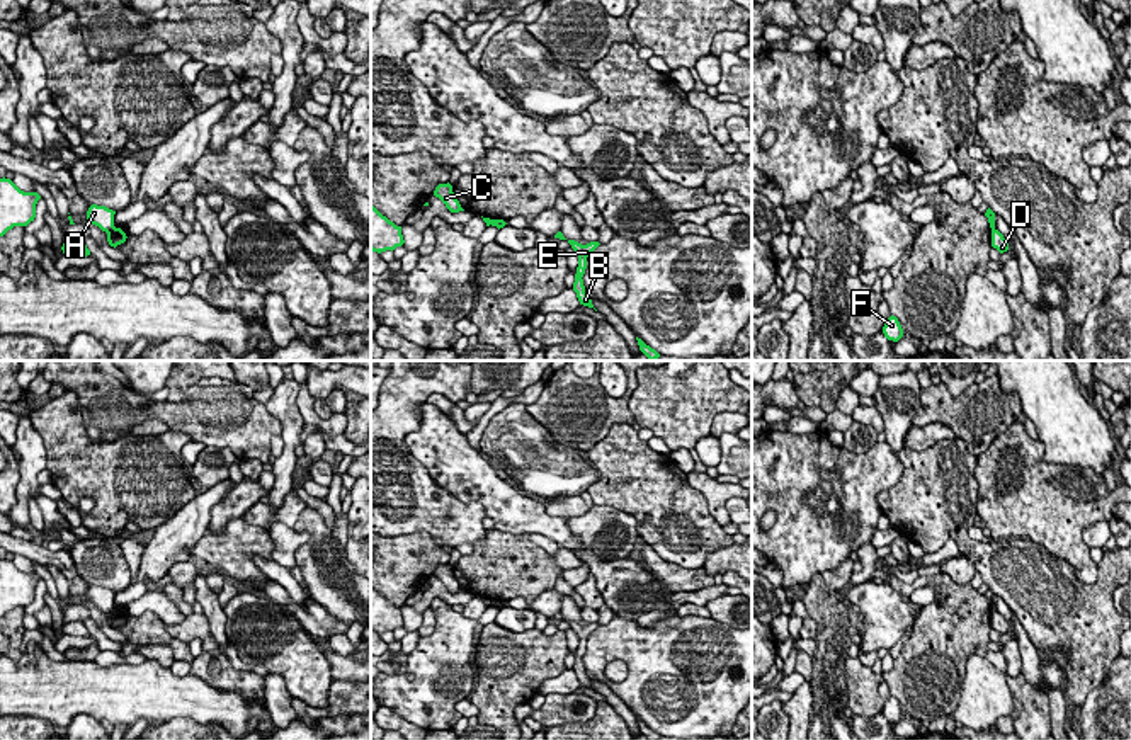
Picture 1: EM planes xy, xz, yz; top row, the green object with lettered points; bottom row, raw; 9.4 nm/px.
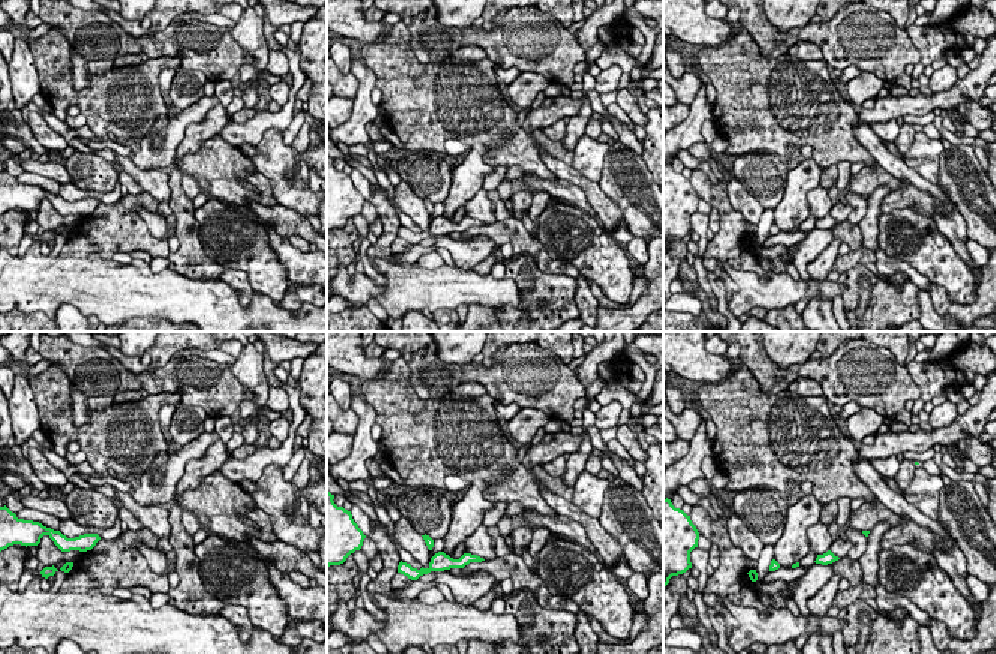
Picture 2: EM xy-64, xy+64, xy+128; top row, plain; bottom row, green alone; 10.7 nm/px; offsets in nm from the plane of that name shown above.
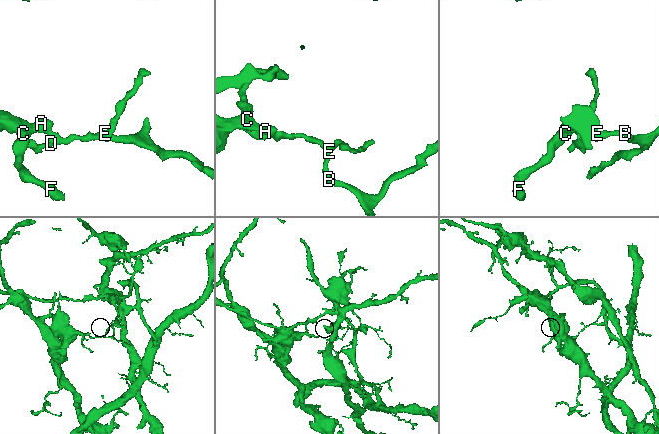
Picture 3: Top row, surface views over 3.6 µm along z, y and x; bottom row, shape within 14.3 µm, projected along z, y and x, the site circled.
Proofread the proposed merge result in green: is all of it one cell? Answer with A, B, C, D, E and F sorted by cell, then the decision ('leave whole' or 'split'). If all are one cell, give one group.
A C F / B D E | split

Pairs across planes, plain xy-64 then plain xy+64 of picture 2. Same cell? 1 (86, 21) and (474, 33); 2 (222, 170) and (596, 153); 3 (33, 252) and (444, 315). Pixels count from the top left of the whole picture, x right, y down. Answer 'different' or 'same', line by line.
1: same
2: different
3: different

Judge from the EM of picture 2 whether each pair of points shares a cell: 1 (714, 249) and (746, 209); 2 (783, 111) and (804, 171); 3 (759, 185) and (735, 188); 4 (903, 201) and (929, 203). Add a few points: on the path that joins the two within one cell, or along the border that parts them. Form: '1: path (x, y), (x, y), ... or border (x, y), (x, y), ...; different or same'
1: border (725, 183), (729, 203), (749, 221); different
2: border (813, 158), (819, 167); different
3: border (732, 174), (765, 209); different
4: path (909, 201), (923, 203); same

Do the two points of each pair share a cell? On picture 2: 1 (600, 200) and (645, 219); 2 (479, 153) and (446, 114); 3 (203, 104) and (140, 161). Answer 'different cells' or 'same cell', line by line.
1: different cells
2: different cells
3: same cell

